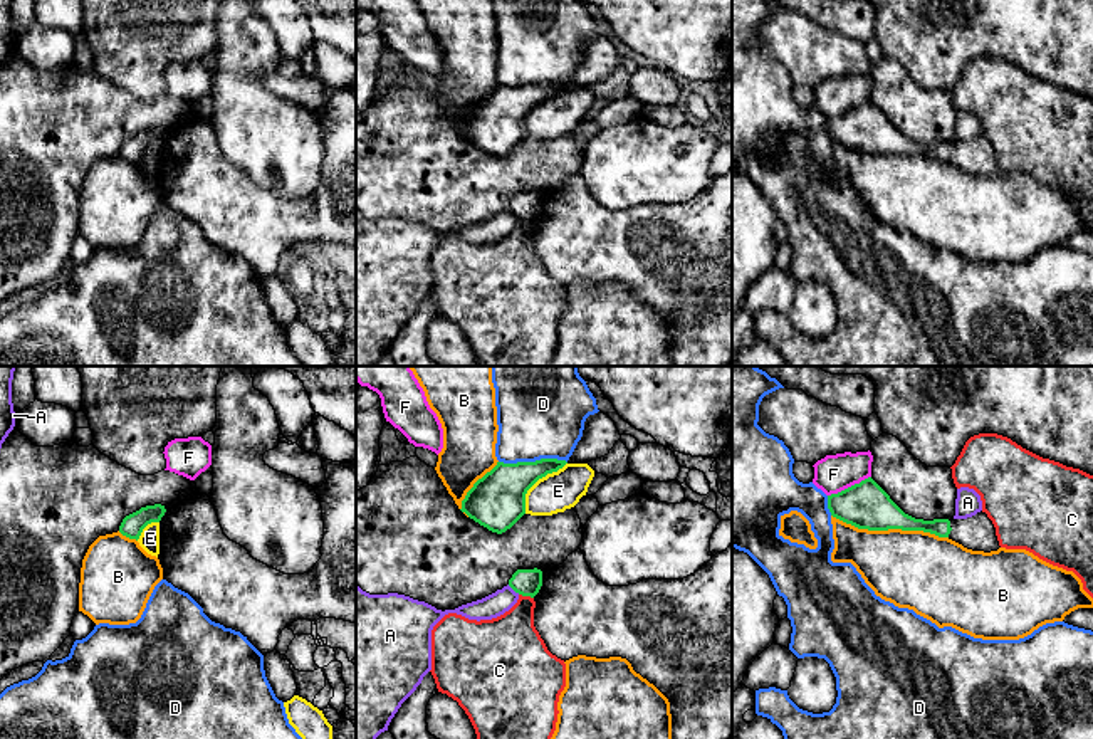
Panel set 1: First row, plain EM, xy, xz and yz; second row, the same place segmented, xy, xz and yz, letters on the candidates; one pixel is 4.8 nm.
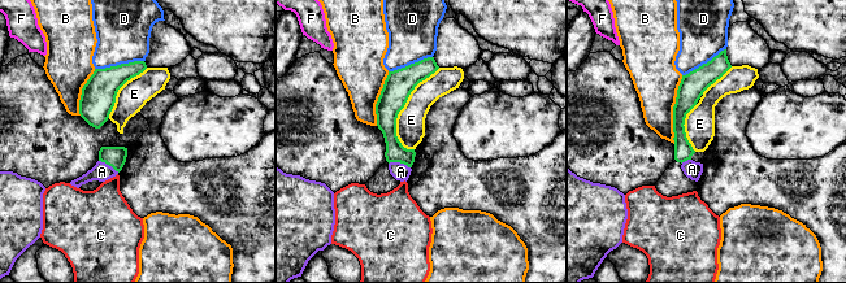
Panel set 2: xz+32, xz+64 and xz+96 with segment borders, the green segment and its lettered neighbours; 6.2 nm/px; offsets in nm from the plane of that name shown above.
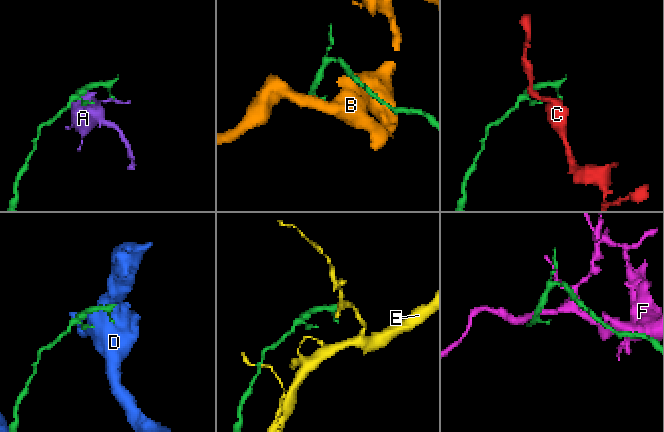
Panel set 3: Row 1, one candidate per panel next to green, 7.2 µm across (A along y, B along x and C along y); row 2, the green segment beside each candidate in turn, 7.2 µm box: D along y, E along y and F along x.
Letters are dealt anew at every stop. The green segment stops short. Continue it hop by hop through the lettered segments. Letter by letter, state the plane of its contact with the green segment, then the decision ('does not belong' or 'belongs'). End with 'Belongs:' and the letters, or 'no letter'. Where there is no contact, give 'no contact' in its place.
A: meets green in xz; does not belong
B: meets green in yz; does not belong
C: meets green in xz; does not belong
D: meets green in xz; does not belong
E: meets green in xz; does not belong
F: meets green in yz; does not belong
Belongs: no letter

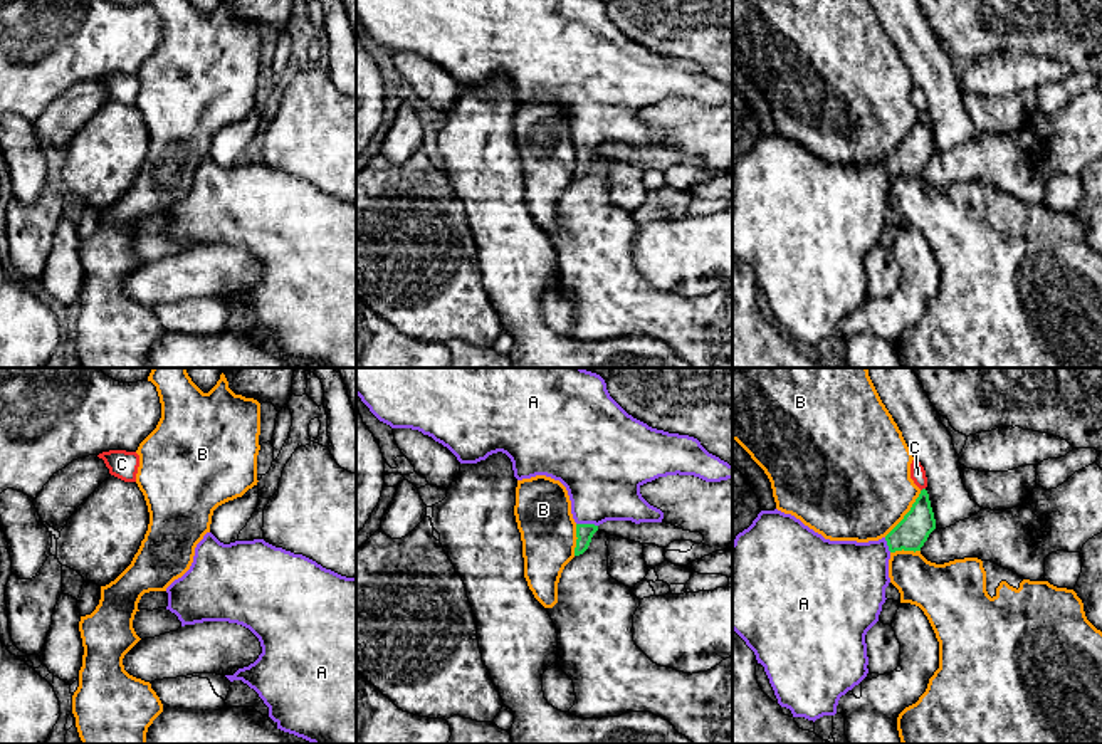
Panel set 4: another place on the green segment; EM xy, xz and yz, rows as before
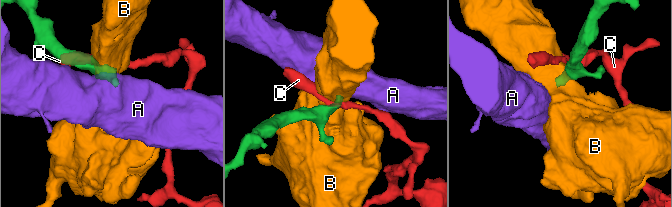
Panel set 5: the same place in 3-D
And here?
A: meets green in xz; belongs
B: meets green in yz; does not belong
C: meets green in yz; does not belong
Belongs: A

